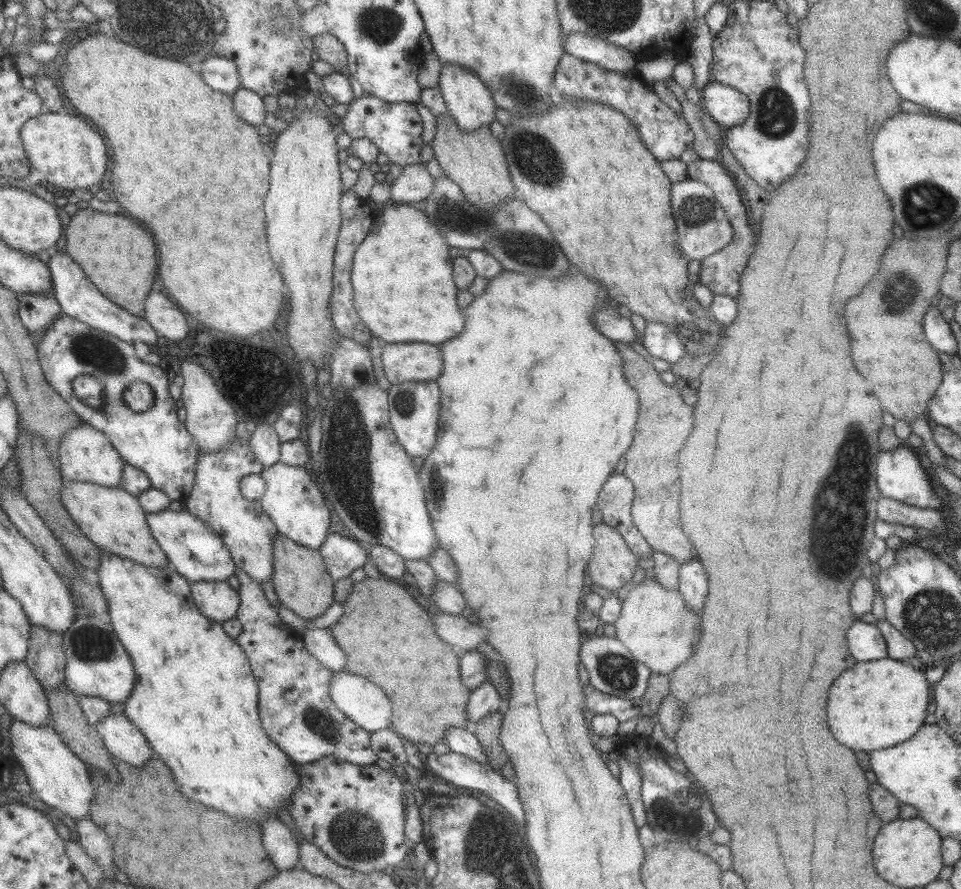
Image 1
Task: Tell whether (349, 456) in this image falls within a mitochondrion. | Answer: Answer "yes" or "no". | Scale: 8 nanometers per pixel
yes

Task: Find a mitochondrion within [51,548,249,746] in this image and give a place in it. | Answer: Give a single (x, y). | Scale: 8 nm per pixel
(92, 645)

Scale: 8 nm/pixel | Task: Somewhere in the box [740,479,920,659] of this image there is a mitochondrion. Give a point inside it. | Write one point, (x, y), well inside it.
(855, 539)

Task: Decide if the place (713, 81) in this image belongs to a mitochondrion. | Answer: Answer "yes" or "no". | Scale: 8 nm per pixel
no

